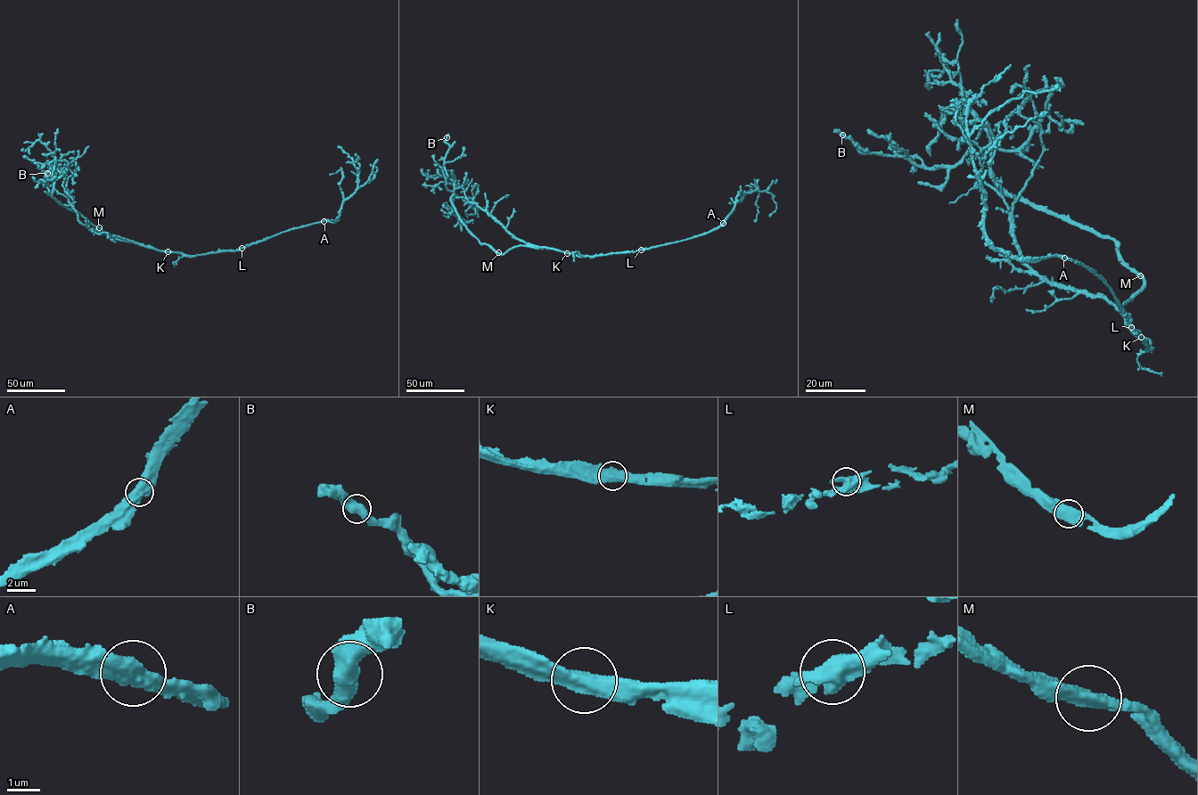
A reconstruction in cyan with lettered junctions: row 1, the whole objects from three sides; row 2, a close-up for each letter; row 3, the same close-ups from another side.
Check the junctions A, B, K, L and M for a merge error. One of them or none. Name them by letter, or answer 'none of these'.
none of these

